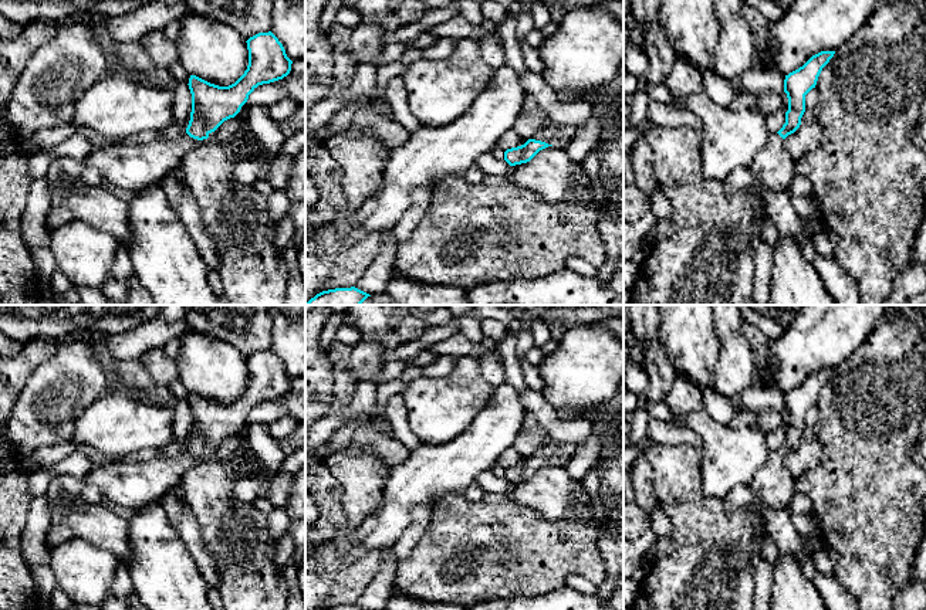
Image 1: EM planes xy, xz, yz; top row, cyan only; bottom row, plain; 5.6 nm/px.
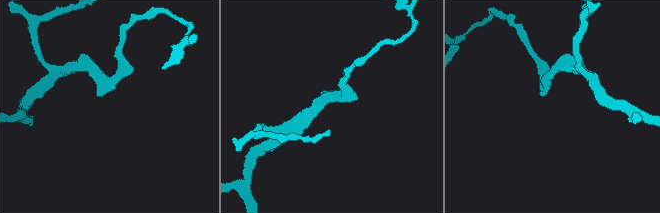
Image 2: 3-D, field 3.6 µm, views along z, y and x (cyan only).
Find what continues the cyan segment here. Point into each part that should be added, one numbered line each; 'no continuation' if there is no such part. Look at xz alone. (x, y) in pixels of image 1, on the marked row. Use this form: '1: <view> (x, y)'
1: xz (553, 134)

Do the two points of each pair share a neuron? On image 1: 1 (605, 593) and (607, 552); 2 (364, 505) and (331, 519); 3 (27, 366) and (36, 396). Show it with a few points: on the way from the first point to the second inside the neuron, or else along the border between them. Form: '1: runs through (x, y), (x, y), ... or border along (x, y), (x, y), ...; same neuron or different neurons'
1: runs through (608, 583), (608, 562); same neuron
2: border along (338, 481), (345, 525), (335, 535); different neurons
3: border along (54, 352), (33, 372), (14, 403); different neurons

